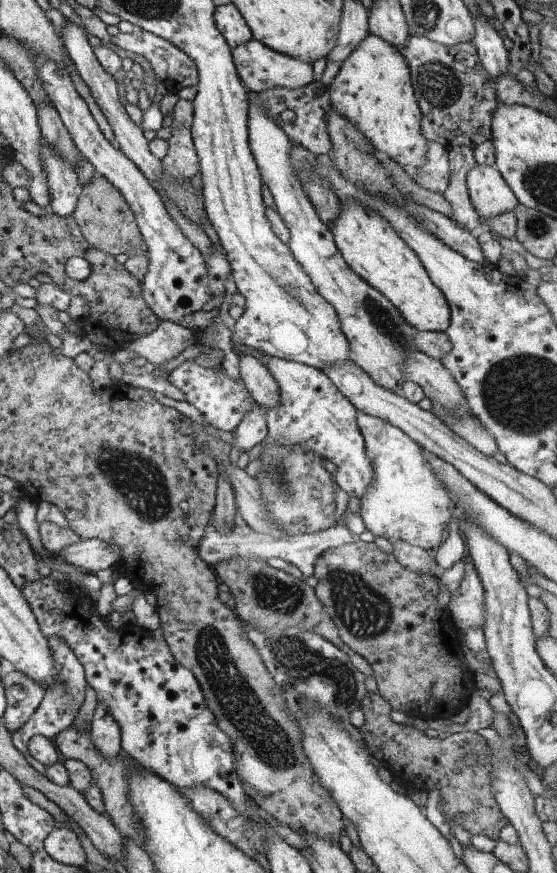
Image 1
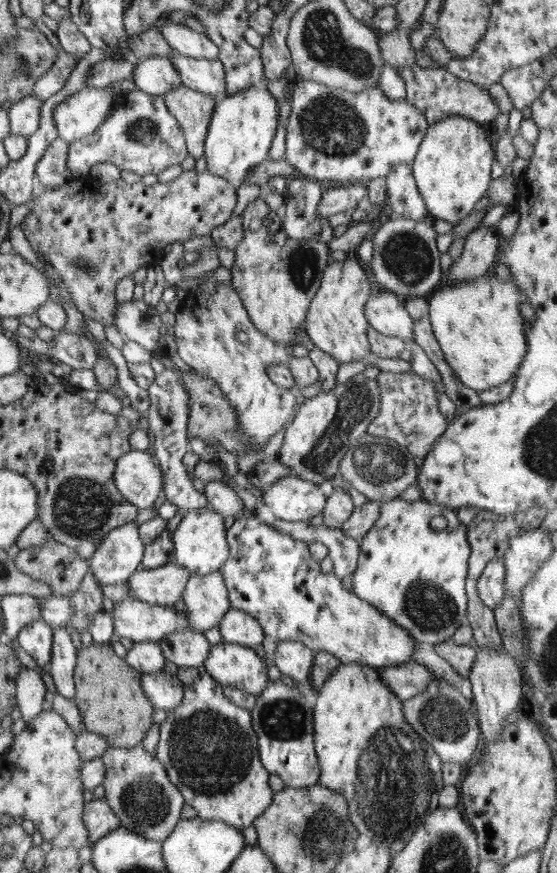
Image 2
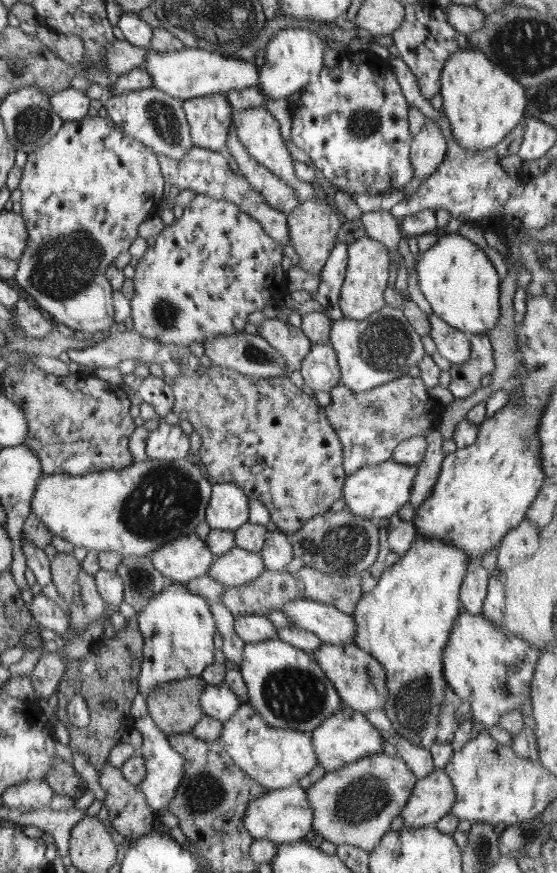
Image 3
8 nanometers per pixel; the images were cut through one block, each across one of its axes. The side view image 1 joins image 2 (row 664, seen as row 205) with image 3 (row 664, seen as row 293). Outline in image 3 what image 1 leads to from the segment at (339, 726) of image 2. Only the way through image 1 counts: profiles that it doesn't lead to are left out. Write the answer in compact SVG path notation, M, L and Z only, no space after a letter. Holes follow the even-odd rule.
M418 537L396 564L382 572L378 584L370 592L361 594L353 610L355 645L378 660L386 672L386 688L390 690L390 697L384 703L384 714L392 722L396 734L420 748L429 749L432 743L438 742L438 716L450 698L454 698L455 692L450 691L443 676L442 653L454 619L459 615L460 585L471 568L468 556L460 548Z

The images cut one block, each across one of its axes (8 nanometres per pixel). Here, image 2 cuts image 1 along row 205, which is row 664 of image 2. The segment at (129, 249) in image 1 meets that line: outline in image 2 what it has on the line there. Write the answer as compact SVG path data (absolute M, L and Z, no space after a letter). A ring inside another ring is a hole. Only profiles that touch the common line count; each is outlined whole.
M93 643L77 652L73 680L76 706L82 712L82 724L88 732L100 734L112 749L125 749L142 743L152 726L154 706L142 690L142 674L118 657L112 646Z

